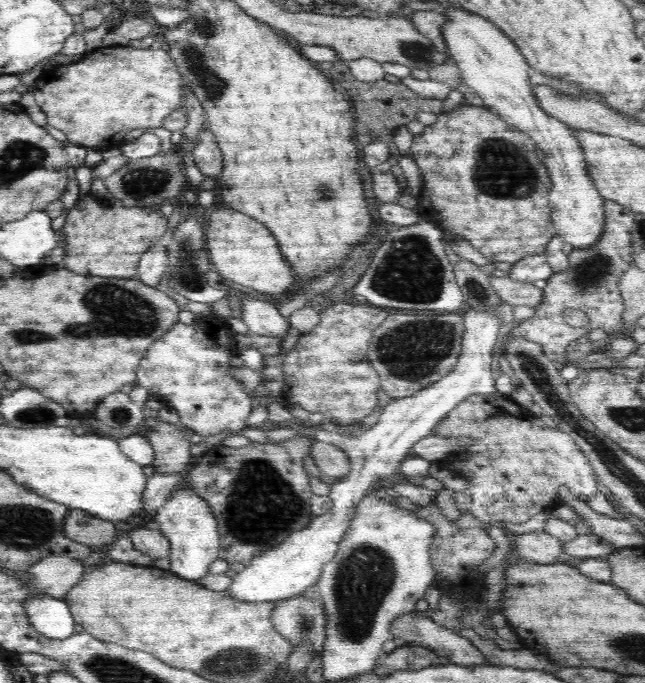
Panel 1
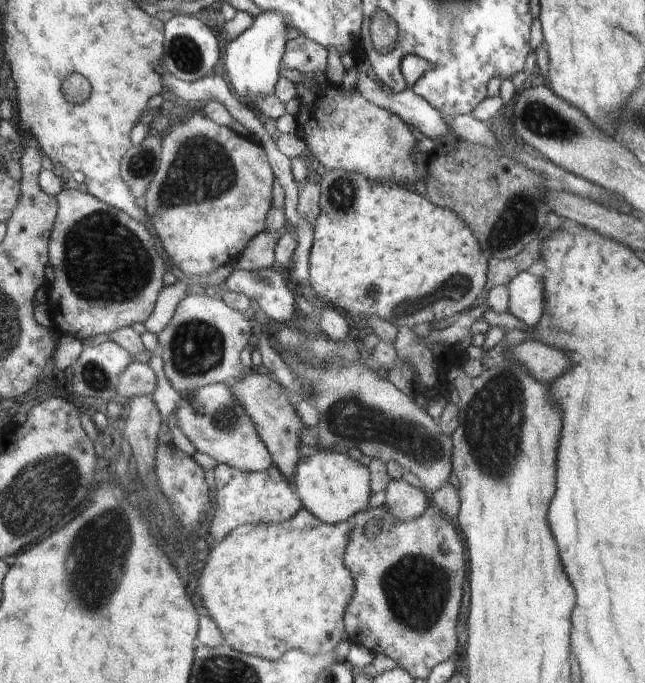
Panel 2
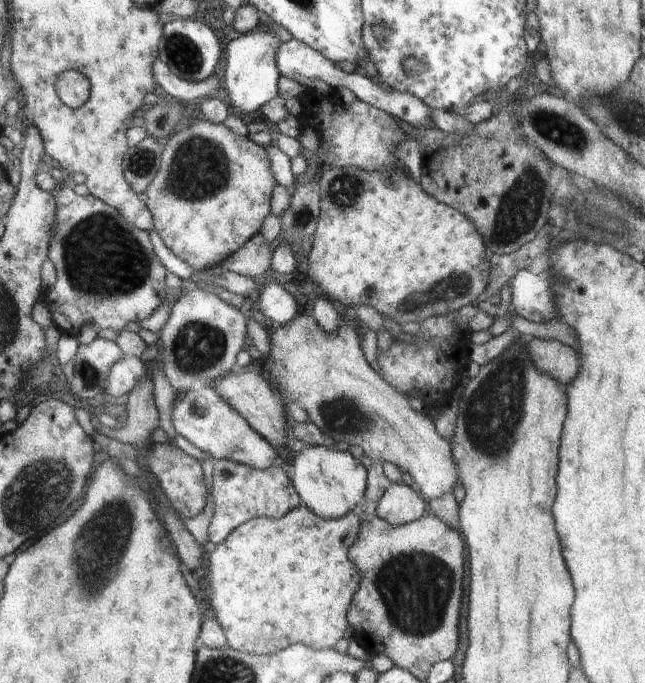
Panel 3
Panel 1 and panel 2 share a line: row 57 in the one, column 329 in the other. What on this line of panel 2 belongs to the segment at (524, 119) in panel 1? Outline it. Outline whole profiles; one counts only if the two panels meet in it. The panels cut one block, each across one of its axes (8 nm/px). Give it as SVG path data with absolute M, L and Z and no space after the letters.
M318 447L312 456L300 458L294 472L294 492L302 506L318 520L326 524L348 522L358 512L368 509L372 488L370 488L369 467L357 460L354 453L339 453Z

